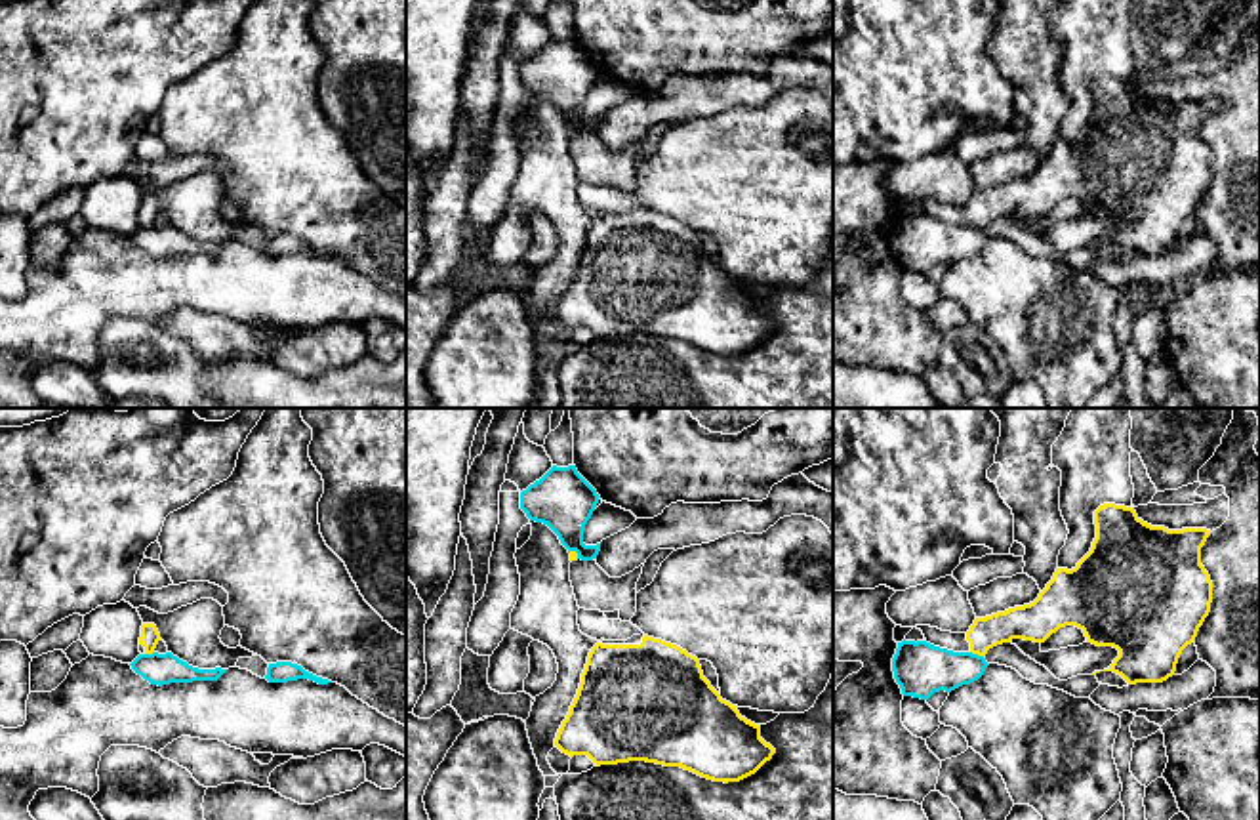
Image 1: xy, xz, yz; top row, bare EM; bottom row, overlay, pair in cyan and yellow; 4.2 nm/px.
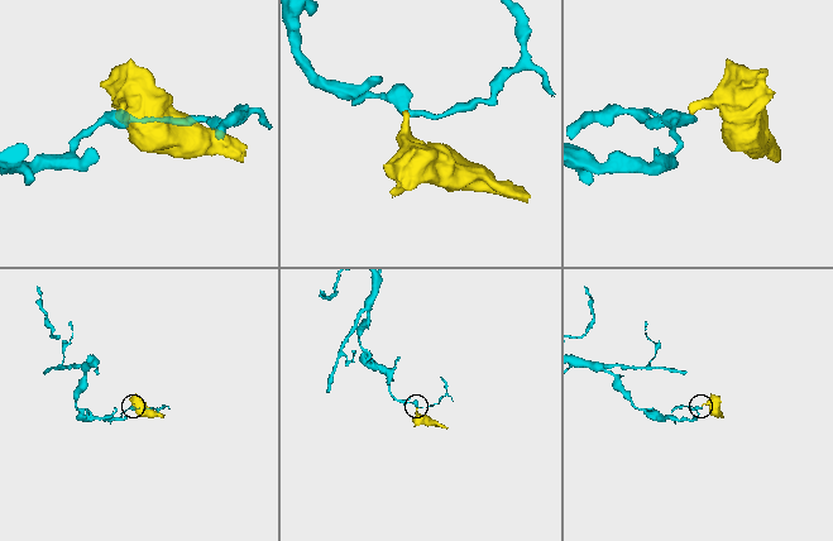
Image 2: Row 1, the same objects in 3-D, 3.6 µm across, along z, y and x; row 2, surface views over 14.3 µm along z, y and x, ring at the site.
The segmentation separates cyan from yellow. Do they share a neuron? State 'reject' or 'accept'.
reject

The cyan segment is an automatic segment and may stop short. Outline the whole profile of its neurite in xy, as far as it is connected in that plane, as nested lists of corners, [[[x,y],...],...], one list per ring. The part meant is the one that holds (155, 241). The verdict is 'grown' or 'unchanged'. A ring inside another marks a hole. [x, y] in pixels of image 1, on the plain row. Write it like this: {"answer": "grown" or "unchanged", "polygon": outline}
{"answer": "unchanged", "polygon": [[[172,225],[166,227],[139,227],[132,242],[151,257],[193,256],[193,254],[217,254],[227,242],[198,242],[179,233]]]}

